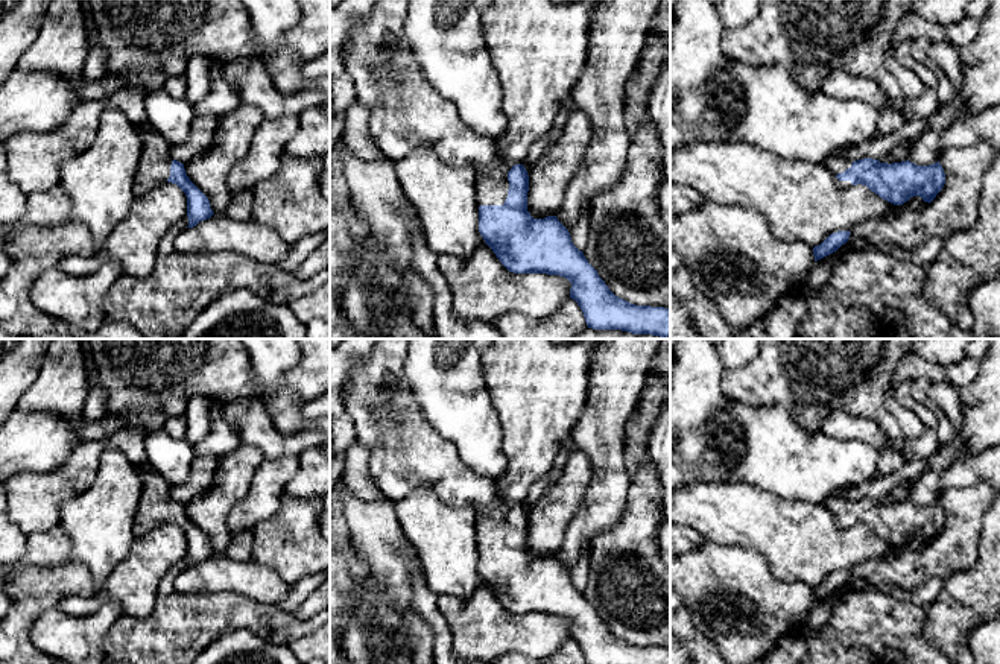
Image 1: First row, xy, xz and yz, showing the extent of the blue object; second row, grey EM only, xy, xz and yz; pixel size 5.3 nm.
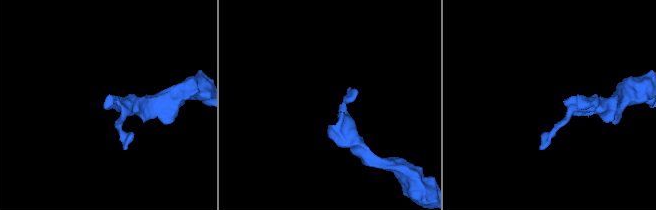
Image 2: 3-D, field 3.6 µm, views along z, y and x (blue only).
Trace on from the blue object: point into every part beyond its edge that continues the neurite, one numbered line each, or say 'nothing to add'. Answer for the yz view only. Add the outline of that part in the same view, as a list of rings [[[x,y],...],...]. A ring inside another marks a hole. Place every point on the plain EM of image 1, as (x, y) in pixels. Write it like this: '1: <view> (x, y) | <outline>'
1: yz (836, 503) | [[[836,491],[833,492],[825,501],[824,504],[827,506],[827,509],[830,512],[833,512],[834,515],[845,512],[847,509],[851,507],[853,501],[845,498],[842,491]]]

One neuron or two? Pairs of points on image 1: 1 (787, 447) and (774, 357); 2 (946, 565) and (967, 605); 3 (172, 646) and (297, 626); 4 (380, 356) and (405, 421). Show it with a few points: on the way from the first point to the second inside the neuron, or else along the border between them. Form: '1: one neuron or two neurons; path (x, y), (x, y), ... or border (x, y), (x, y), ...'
1: two neurons; border (745, 404), (780, 404), (806, 430)
2: two neurons; border (979, 553), (971, 569), (955, 572), (946, 579)
3: one neuron; path (202, 619), (266, 620)
4: one neuron; path (385, 373), (385, 379), (392, 388), (392, 404)

